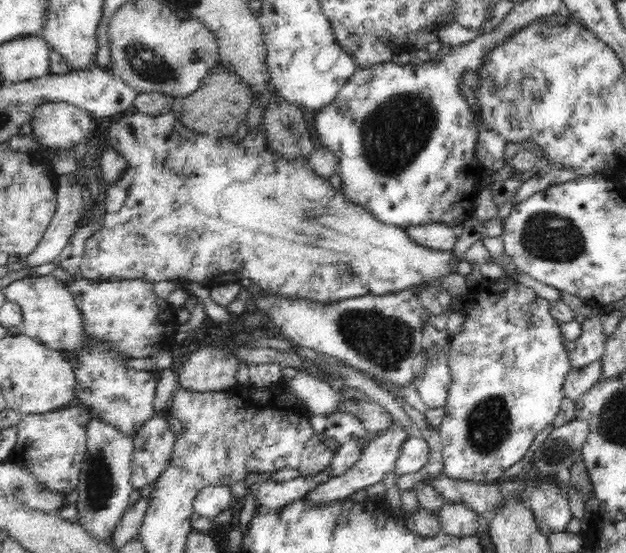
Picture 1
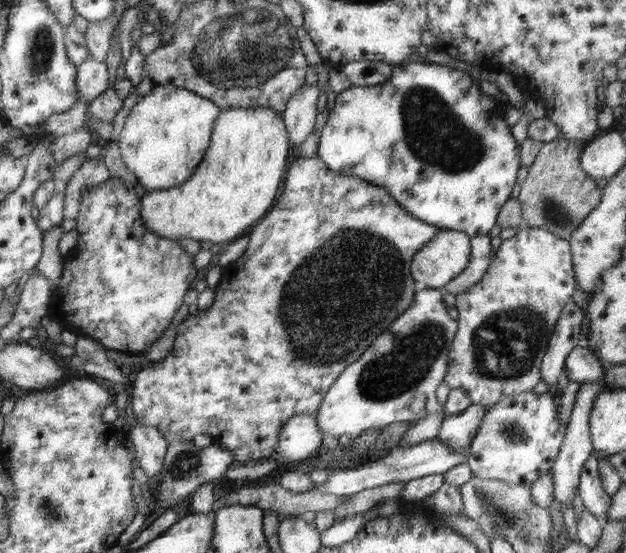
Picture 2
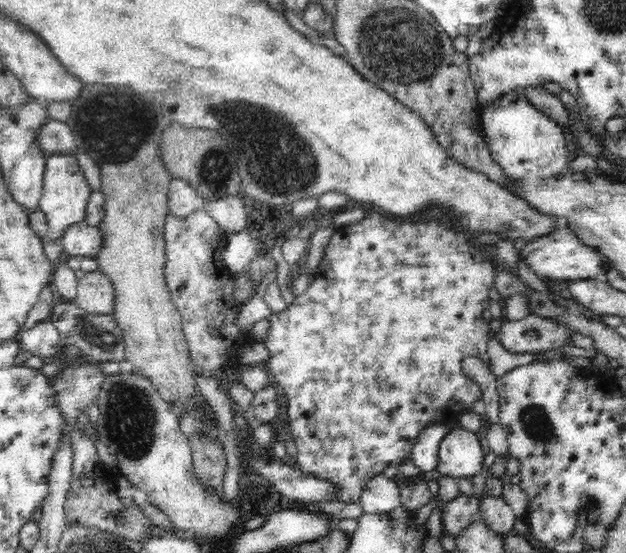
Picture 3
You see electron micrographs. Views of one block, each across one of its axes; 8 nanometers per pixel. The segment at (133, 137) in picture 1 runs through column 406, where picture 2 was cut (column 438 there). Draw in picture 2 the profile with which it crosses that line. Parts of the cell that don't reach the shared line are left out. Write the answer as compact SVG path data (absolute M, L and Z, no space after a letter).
M448 229L441 231L413 256L412 273L417 281L417 291L425 288L439 289L456 279L472 260L472 237L468 233Z

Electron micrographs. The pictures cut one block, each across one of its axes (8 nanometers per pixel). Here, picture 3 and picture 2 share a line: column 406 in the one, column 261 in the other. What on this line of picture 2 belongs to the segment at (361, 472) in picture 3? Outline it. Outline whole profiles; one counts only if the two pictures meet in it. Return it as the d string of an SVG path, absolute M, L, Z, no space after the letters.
M297 155L285 176L285 187L274 203L273 210L254 227L248 235L248 247L242 256L224 267L222 278L214 291L212 305L199 310L197 315L188 315L177 329L173 349L160 361L152 362L147 368L140 369L128 390L129 416L140 424L158 428L164 433L168 442L173 440L190 440L197 434L209 434L214 443L225 446L235 456L235 462L250 460L263 461L276 451L280 429L292 416L315 414L337 378L350 364L356 363L362 354L373 344L394 320L413 306L417 291L417 281L413 279L413 256L429 243L441 228L418 220L394 200L386 189L370 184L361 177L344 176L333 172L318 156L302 158Z

